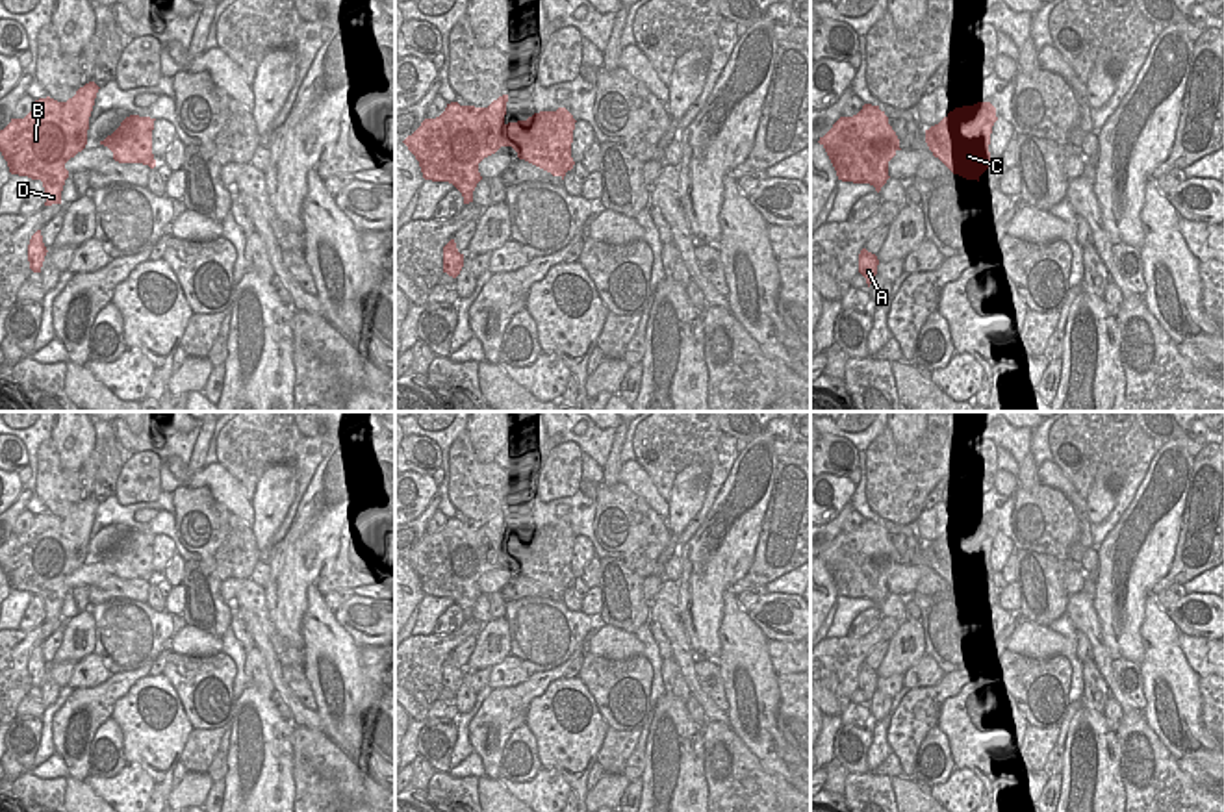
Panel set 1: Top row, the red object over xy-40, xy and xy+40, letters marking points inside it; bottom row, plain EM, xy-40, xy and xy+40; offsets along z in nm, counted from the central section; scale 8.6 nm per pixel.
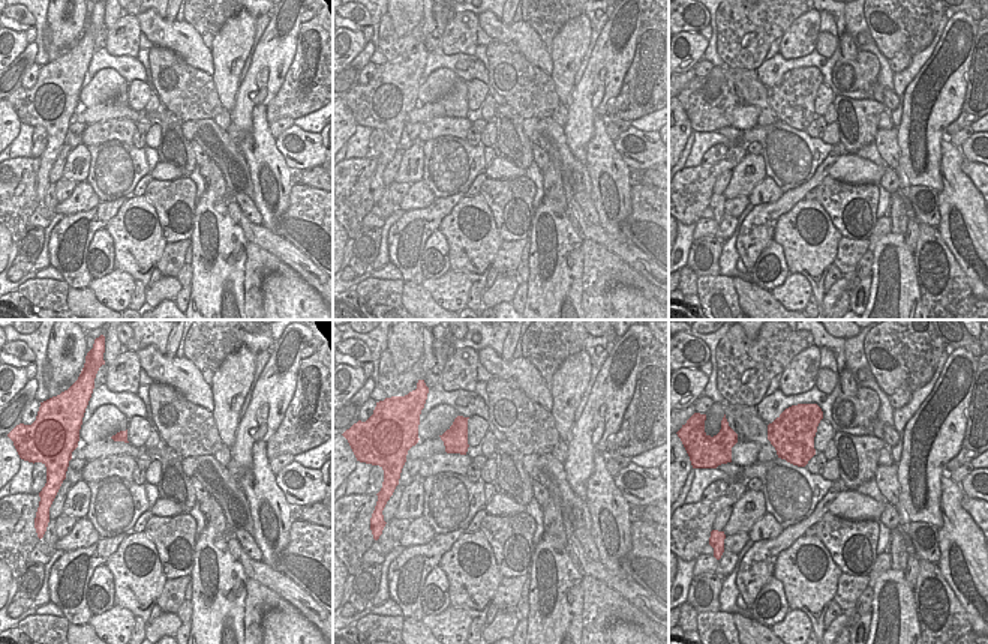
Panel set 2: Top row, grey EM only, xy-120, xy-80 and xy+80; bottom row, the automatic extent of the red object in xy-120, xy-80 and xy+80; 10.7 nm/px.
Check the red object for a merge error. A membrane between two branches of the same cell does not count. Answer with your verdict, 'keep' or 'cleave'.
keep

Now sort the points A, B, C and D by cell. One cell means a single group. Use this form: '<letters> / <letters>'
A B C D

